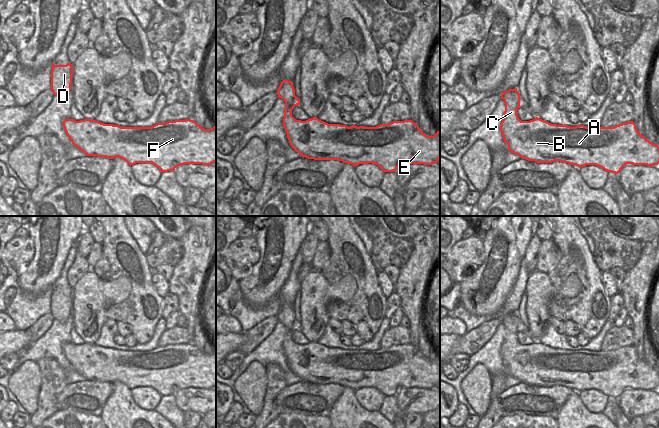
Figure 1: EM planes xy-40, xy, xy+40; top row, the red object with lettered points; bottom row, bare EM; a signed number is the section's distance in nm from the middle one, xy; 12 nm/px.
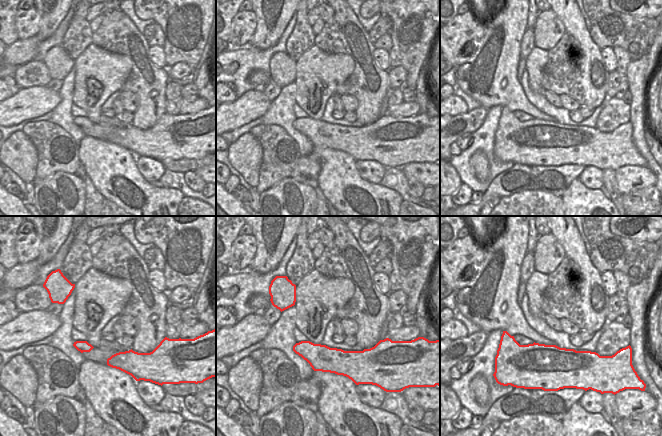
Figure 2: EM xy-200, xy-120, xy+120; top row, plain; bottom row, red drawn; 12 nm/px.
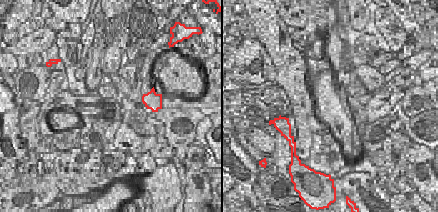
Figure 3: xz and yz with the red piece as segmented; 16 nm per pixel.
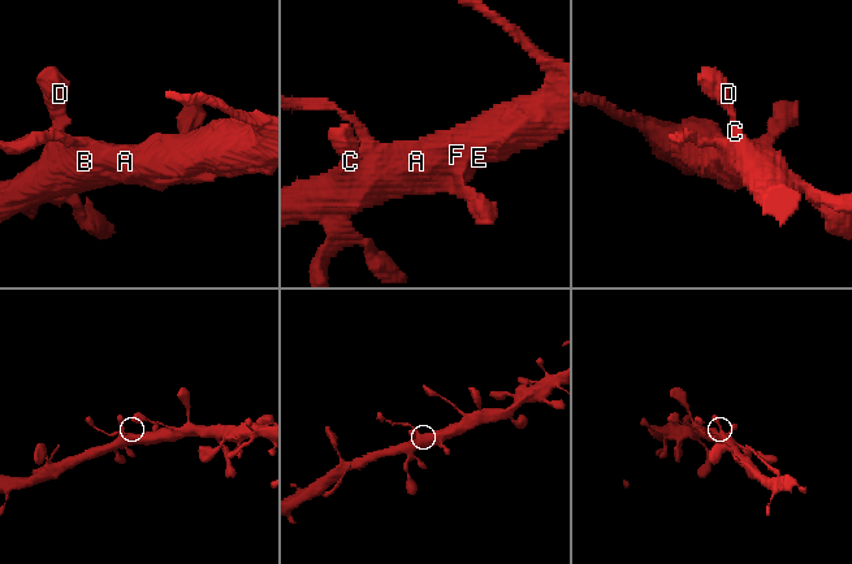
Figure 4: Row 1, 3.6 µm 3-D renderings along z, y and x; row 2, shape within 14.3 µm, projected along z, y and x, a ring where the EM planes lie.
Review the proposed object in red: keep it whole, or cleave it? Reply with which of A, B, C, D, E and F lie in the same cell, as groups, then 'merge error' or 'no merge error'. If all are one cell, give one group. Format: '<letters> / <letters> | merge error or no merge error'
A B C D E F | no merge error

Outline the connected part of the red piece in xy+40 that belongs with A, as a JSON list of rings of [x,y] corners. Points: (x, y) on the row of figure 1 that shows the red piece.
[[[509,89],[501,94],[505,111],[500,130],[508,150],[522,159],[537,163],[560,161],[578,167],[596,165],[607,172],[618,174],[627,164],[647,165],[659,164],[659,146],[641,135],[633,121],[614,127],[586,127],[577,125],[551,124],[538,117],[530,121],[521,121],[517,115],[520,108],[520,94],[516,89]]]

